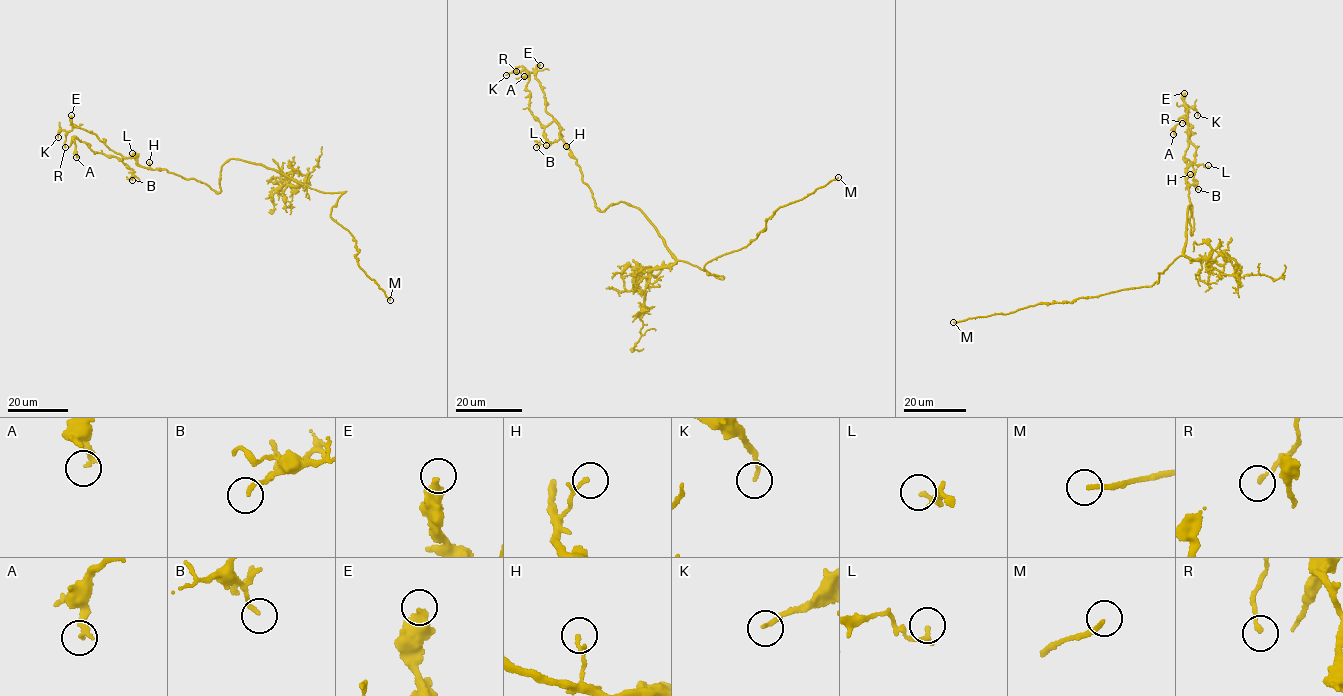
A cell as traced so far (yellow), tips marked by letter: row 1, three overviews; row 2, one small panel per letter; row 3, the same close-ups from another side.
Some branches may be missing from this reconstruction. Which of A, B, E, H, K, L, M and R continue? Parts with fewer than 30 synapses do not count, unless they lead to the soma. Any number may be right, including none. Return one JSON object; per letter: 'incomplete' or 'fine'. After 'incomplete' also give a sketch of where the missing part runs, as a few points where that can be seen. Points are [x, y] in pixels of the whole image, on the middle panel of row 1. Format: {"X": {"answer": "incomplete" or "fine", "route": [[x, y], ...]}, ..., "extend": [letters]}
{"A": {"answer": "fine"}, "B": {"answer": "fine"}, "E": {"answer": "fine"}, "H": {"answer": "fine"}, "K": {"answer": "fine"}, "L": {"answer": "fine"}, "M": {"answer": "incomplete", "route": [[838, 177], [844, 174], [859, 187], [875, 193], [886, 213]]}, "R": {"answer": "fine"}, "extend": ["M"]}

